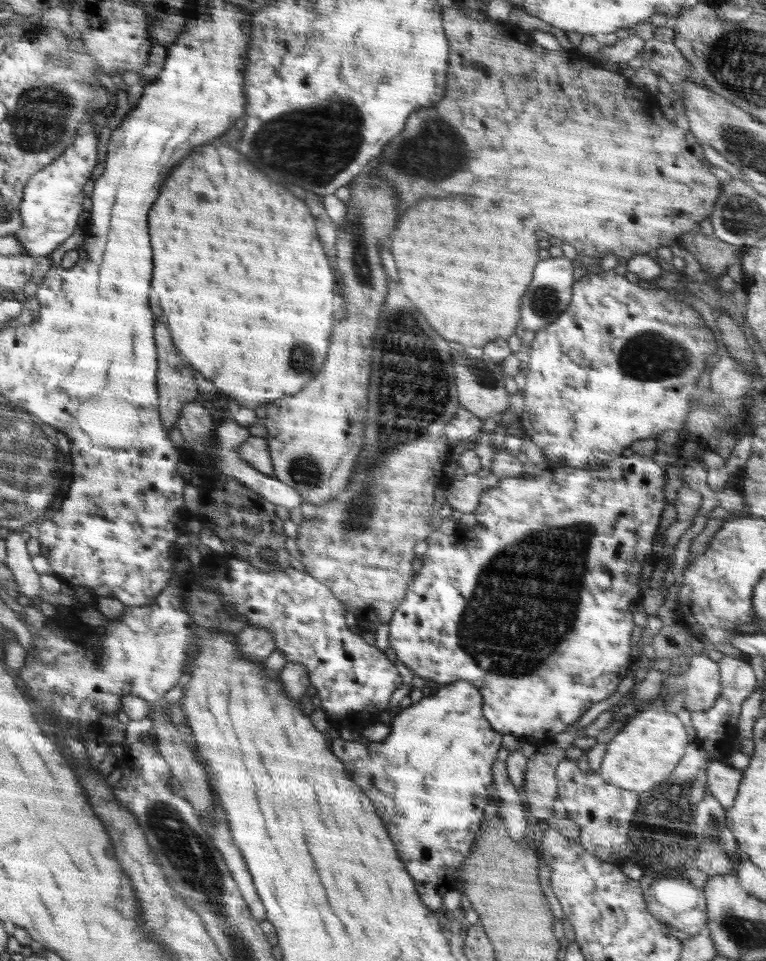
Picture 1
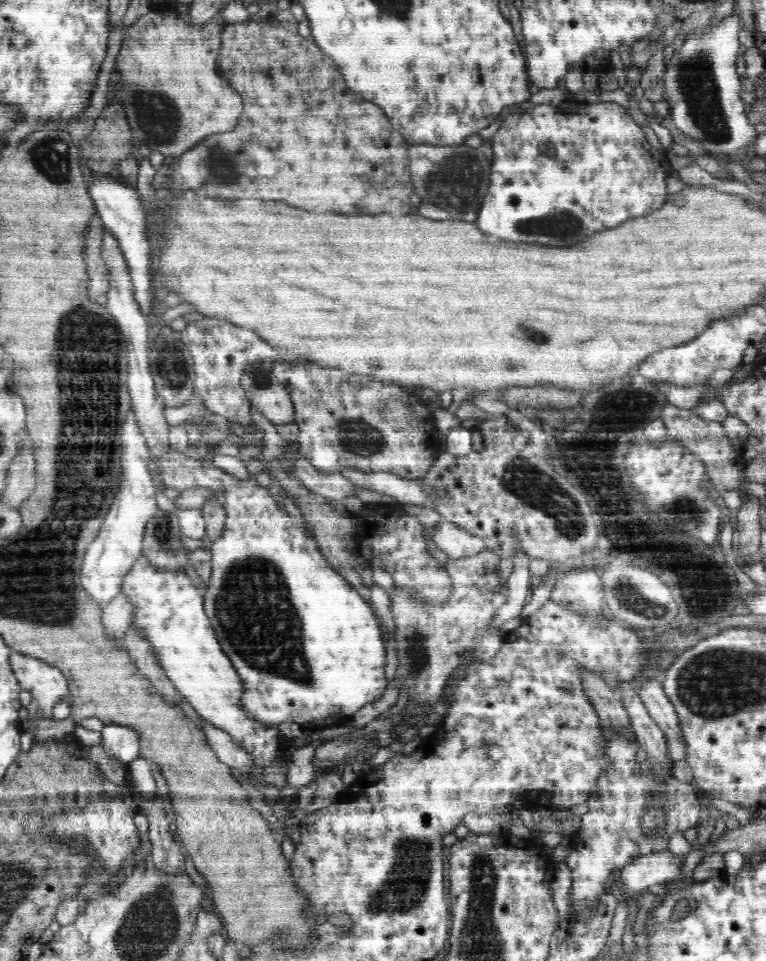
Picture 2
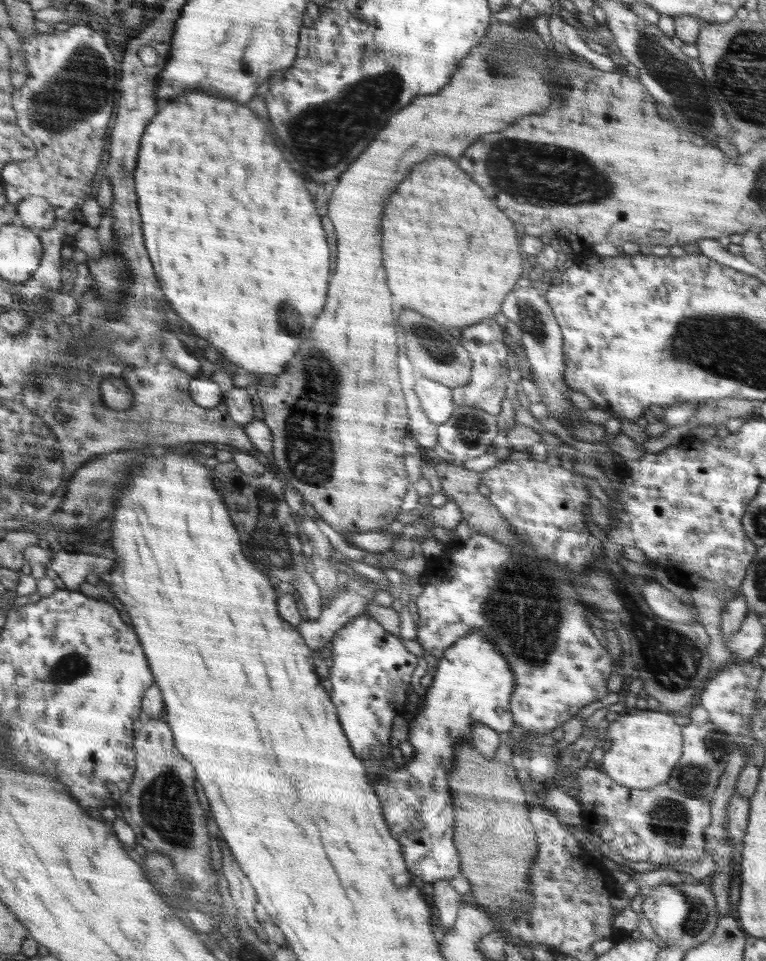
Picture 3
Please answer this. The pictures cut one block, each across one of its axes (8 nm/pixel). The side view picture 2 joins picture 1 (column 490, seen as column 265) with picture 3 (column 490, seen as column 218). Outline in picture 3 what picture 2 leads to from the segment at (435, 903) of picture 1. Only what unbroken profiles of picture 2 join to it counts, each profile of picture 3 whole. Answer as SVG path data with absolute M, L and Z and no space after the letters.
M472 629L466 637L446 648L432 683L426 688L425 697L416 705L417 713L408 722L408 743L414 747L414 756L409 761L405 760L397 770L384 771L372 786L381 801L390 834L400 845L408 873L424 883L450 881L461 873L461 861L453 841L454 807L448 782L451 770L455 768L455 746L471 739L472 725L484 724L500 734L510 732L515 724L509 709L515 685L512 669L491 642L484 639L482 631Z

